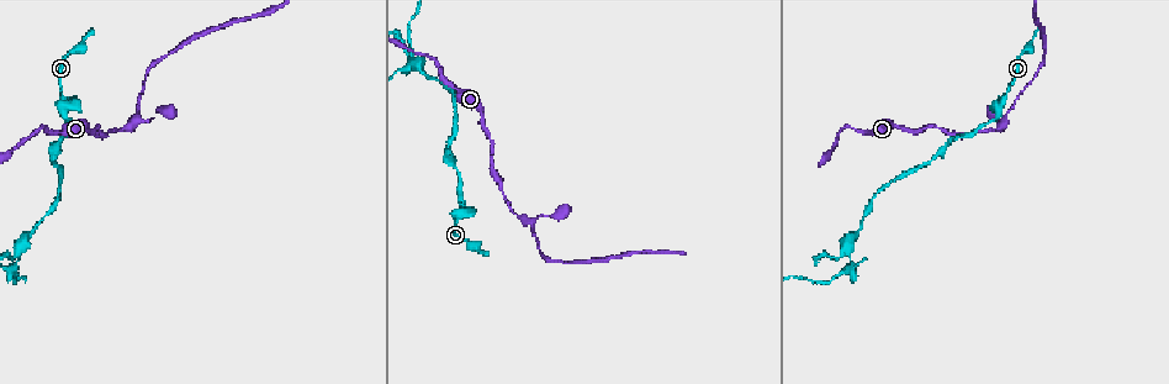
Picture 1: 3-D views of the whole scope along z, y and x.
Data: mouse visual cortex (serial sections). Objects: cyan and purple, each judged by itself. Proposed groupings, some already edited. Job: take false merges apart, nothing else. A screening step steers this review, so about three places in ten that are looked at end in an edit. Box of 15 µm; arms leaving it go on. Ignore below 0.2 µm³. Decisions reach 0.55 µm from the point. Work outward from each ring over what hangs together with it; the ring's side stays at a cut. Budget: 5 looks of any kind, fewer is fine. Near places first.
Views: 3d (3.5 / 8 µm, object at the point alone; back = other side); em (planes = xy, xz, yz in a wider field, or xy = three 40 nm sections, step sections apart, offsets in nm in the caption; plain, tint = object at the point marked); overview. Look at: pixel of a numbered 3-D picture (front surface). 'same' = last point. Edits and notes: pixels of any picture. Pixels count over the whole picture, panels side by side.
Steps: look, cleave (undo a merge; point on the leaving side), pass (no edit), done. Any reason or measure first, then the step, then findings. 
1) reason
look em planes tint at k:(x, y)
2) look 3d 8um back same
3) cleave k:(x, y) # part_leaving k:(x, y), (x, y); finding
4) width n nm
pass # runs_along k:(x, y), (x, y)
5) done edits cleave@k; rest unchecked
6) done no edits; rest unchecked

narrows sharply
look 3d 8um at 1:(534, 231)

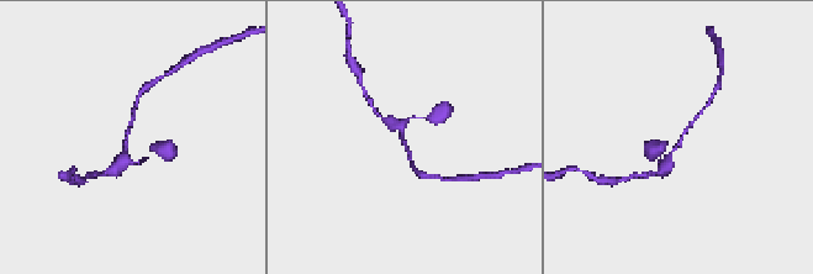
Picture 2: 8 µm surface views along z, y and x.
closer look
look 3d 3.5um at 2:(400, 135)

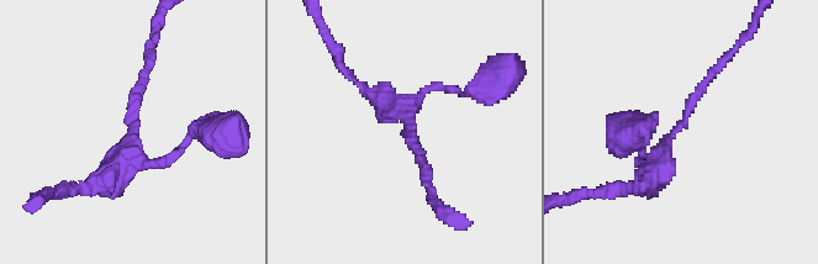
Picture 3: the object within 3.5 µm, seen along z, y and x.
shape alone is not enough
look em xy step 1 tint at 3:(684, 115)

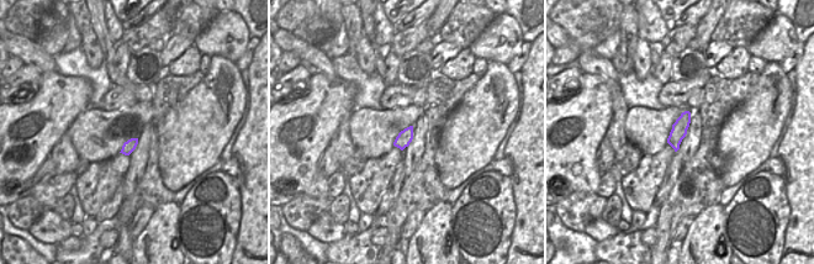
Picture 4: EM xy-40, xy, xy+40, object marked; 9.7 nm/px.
pass # runs_along 3:(652, 179), (702, 84), (734, 51); all the same cell

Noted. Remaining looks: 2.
look 3d 3.5um at 1:(989, 120)

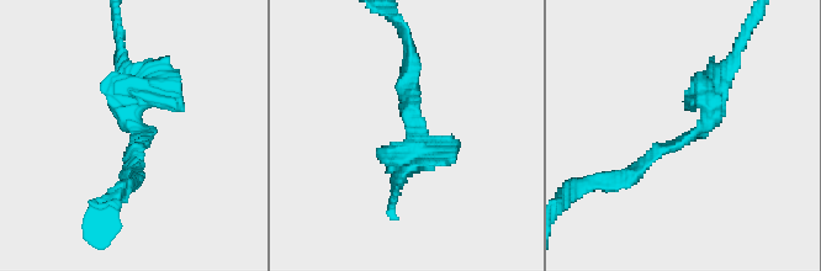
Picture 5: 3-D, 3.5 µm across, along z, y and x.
arm_widths 200, 250 nm
pass # runs_along 5:(726, 70), (705, 123), (623, 176); all the same cell

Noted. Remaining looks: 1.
done no edits; rest unchecked

